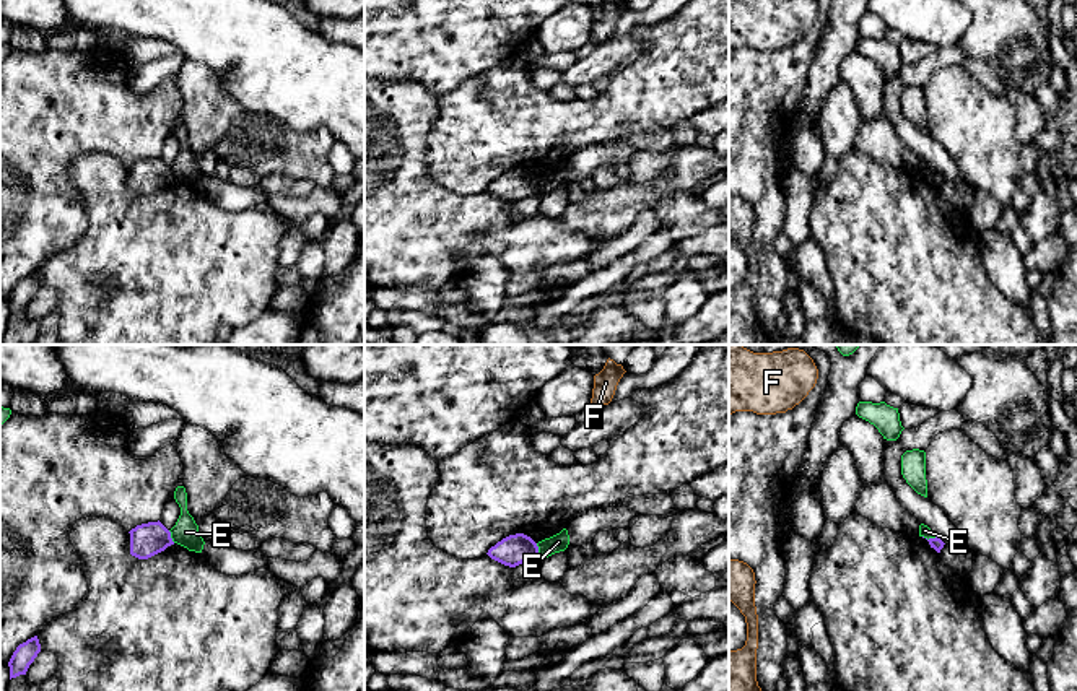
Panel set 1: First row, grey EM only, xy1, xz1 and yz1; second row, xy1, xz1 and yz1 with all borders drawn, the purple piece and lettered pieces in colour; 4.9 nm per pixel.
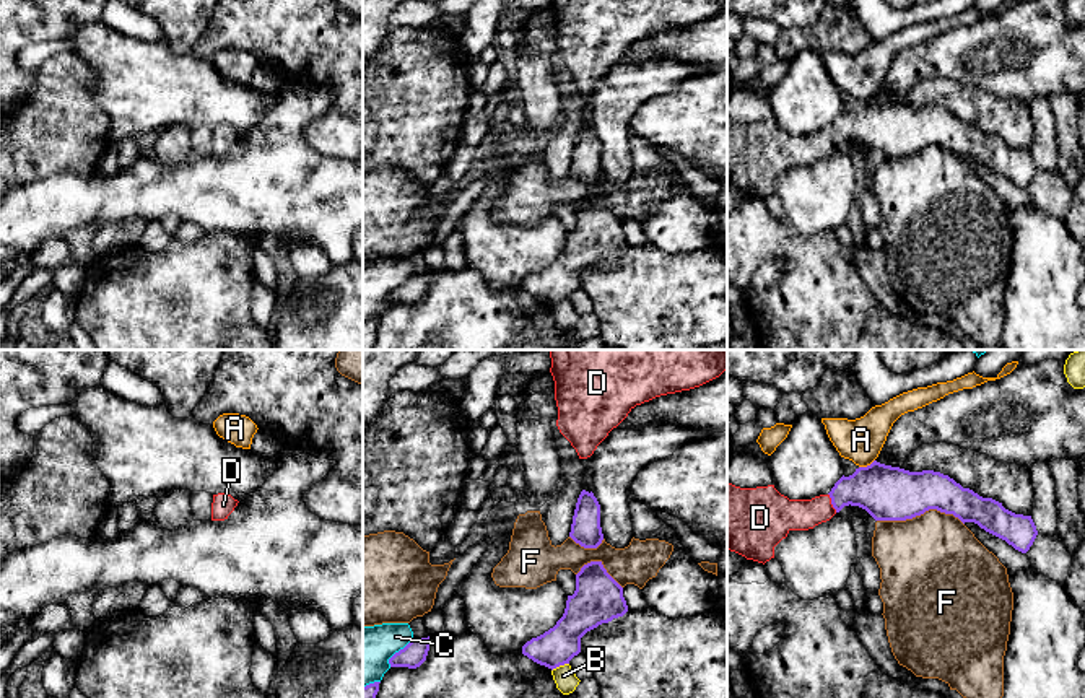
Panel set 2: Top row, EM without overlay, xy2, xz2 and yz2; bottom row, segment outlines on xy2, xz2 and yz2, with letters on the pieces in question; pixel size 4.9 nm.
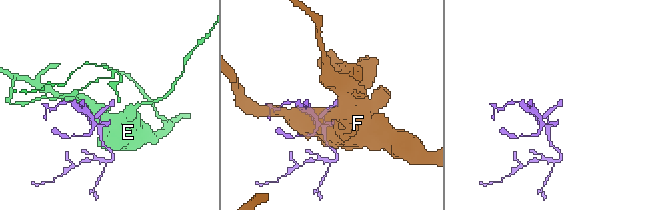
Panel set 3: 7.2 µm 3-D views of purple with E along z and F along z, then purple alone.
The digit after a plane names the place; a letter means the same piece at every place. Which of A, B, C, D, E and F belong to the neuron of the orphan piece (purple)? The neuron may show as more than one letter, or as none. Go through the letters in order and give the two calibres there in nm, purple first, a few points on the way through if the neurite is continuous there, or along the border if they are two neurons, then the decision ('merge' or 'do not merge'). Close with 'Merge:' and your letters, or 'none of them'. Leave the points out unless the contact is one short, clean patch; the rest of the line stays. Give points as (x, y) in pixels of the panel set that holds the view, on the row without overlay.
A: 280 nm thick on the purple side, 220 nm on the other; border along yz2 (874, 95), (859, 103); do not merge
B: 190 nm thick on the purple side, 110 nm on the other; do not merge
C: 120 nm thick on the purple side, 260 nm on the other; do not merge
D: 240 nm thick on the purple side, 170 nm on the other; runs through yz2 (880, 126), (846, 126), (832, 139), (806, 150), (783, 150); merge
E: 150 nm thick on the purple side, 90 nm on the other; border along xz1 (536, 179), (540, 192); do not merge
F: 280 nm thick on the purple side, 480 nm on the other; do not merge
Merge: D

